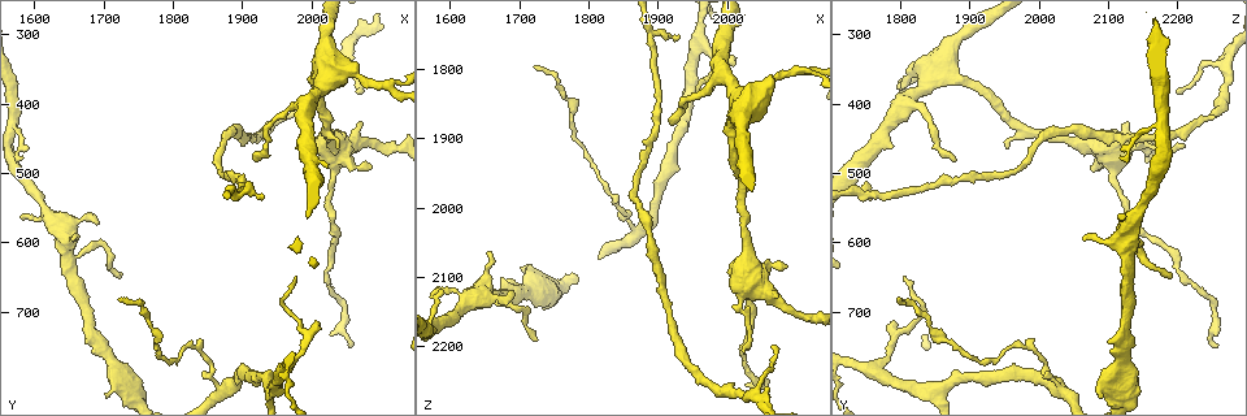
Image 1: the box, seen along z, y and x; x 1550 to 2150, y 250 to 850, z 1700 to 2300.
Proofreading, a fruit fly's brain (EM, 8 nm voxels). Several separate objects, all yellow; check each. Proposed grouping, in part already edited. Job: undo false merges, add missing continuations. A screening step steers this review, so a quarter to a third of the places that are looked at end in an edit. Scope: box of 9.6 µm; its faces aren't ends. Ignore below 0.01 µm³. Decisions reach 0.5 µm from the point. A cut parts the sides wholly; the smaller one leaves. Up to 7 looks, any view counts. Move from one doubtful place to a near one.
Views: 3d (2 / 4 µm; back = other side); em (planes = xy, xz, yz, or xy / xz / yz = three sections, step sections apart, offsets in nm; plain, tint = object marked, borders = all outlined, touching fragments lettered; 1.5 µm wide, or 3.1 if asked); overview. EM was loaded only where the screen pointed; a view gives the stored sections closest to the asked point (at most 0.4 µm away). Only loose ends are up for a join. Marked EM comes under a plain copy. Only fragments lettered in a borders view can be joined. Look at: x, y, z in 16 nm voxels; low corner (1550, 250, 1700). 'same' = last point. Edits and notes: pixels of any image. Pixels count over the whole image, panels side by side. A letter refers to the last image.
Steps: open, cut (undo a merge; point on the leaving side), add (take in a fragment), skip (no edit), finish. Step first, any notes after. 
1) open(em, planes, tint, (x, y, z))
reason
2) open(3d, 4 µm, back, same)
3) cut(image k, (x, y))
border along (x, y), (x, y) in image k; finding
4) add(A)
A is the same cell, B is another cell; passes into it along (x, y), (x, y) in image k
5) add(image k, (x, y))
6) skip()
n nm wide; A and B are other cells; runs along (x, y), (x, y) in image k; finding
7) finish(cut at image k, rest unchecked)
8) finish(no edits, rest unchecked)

open(3d, 2 µm, (1720, 645, 2195))
branch stops here

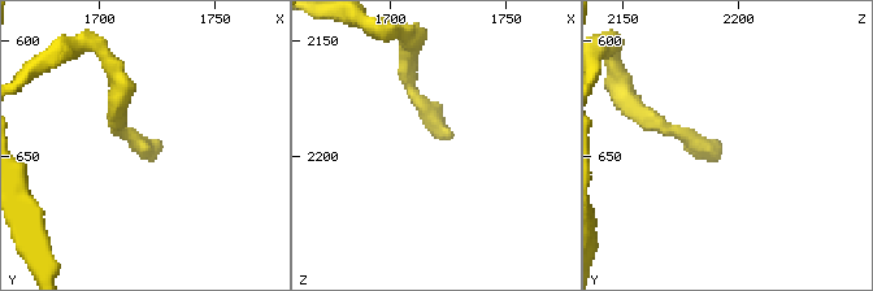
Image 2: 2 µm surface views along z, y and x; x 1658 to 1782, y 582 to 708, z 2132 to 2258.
open(em, 3.1 µm, yz, step 8, tint, (1723, 647, 2194))
need the tissue

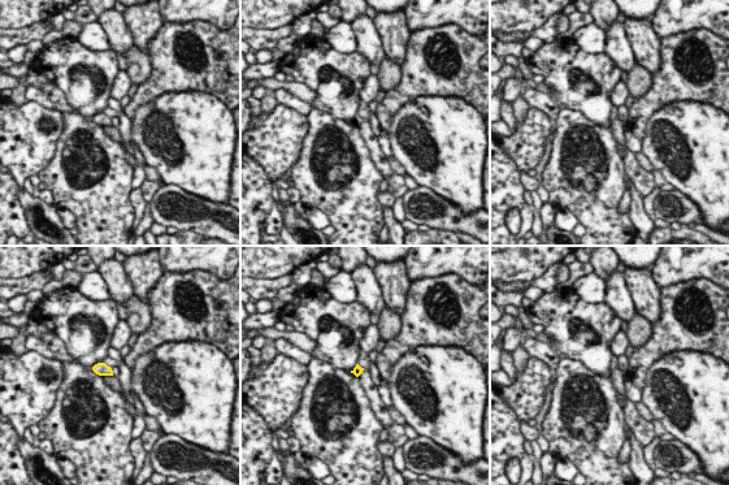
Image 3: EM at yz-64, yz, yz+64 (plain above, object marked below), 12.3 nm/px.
open(em, 3.1 µm, planes, borders, same)
cut it another way

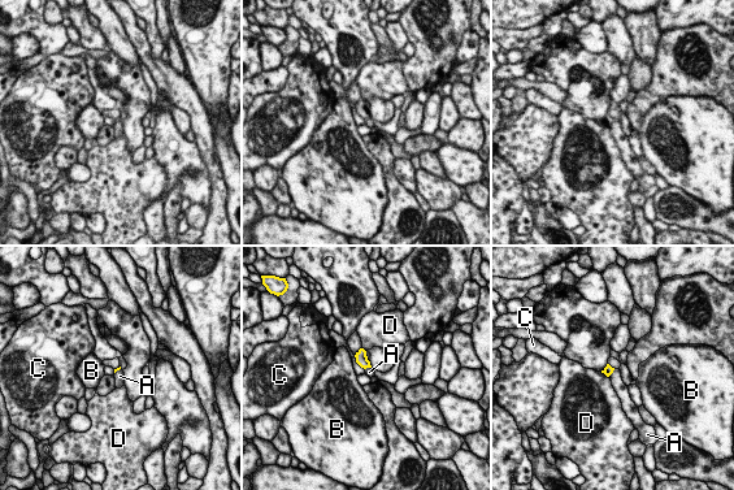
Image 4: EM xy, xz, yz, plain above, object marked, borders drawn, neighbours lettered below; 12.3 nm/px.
skip()
A, B, C and D are other cells; border along (615, 369), (608, 376) in image 4; no lettered fragment goes on from it

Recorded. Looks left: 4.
open(3d, 4 µm, (2020, 460, 2210))

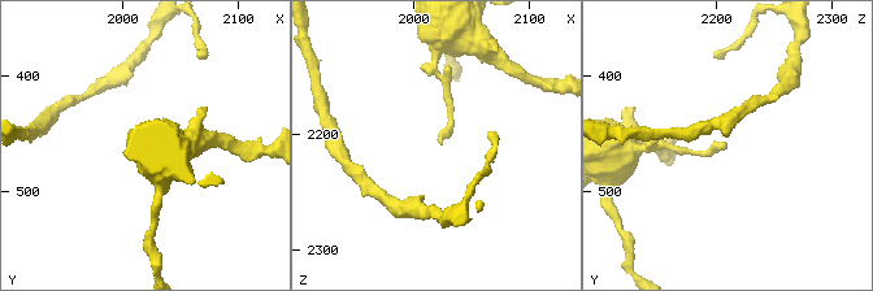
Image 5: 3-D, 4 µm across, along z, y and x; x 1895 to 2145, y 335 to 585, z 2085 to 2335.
open(em, planes, tint, (2024, 458, 2210))
need the tissue

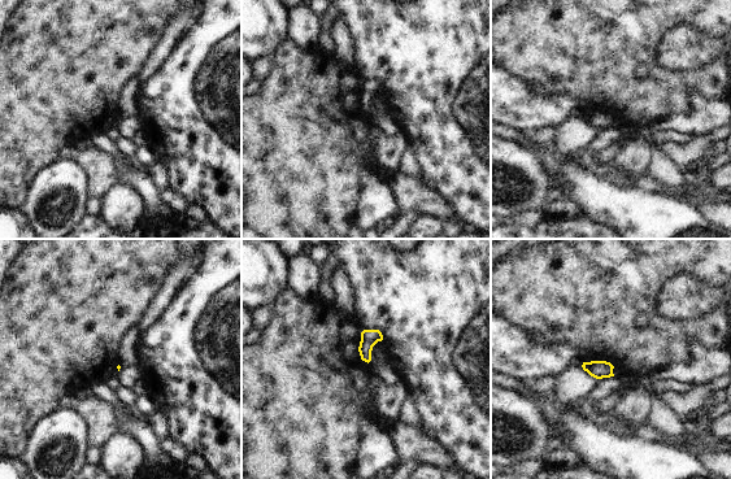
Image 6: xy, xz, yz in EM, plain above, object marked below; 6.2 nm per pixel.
open(em, planes, borders, same)
see the neighbours

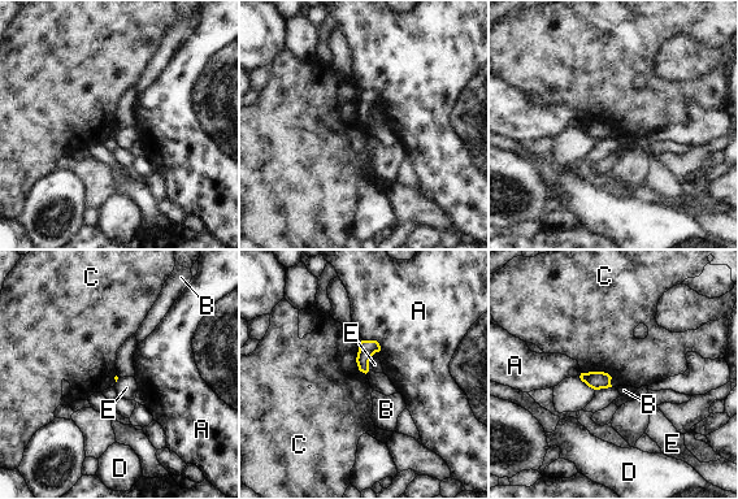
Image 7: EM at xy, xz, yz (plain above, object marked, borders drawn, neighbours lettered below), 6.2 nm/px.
skip()
A, B, C, D and E are other cells; no lettered fragment goes on from it

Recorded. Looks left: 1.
open(em, xy, step 8, borders, (2110, 380, 1800))
thick turns thin

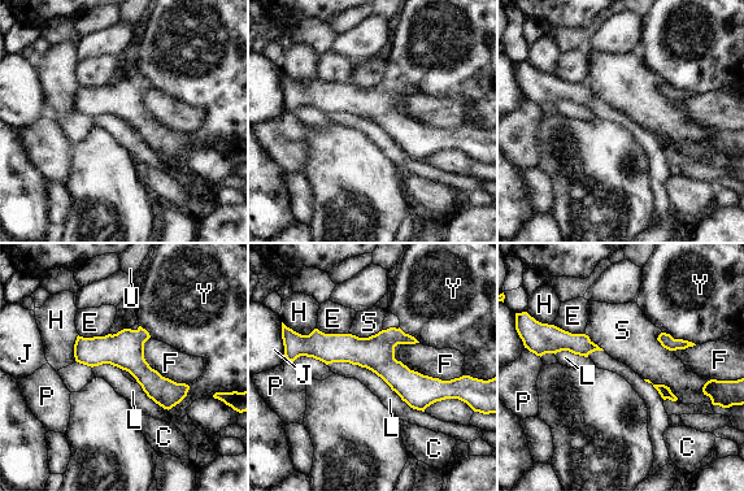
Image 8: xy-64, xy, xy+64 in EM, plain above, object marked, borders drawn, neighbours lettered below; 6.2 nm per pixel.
skip()
C, E, F, H, J, L, P, S, U and Y are other cells; border along (327, 364), (365, 366), (423, 412) in image 8; one cell here

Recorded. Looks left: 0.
finish(no edits, rest unchecked)

